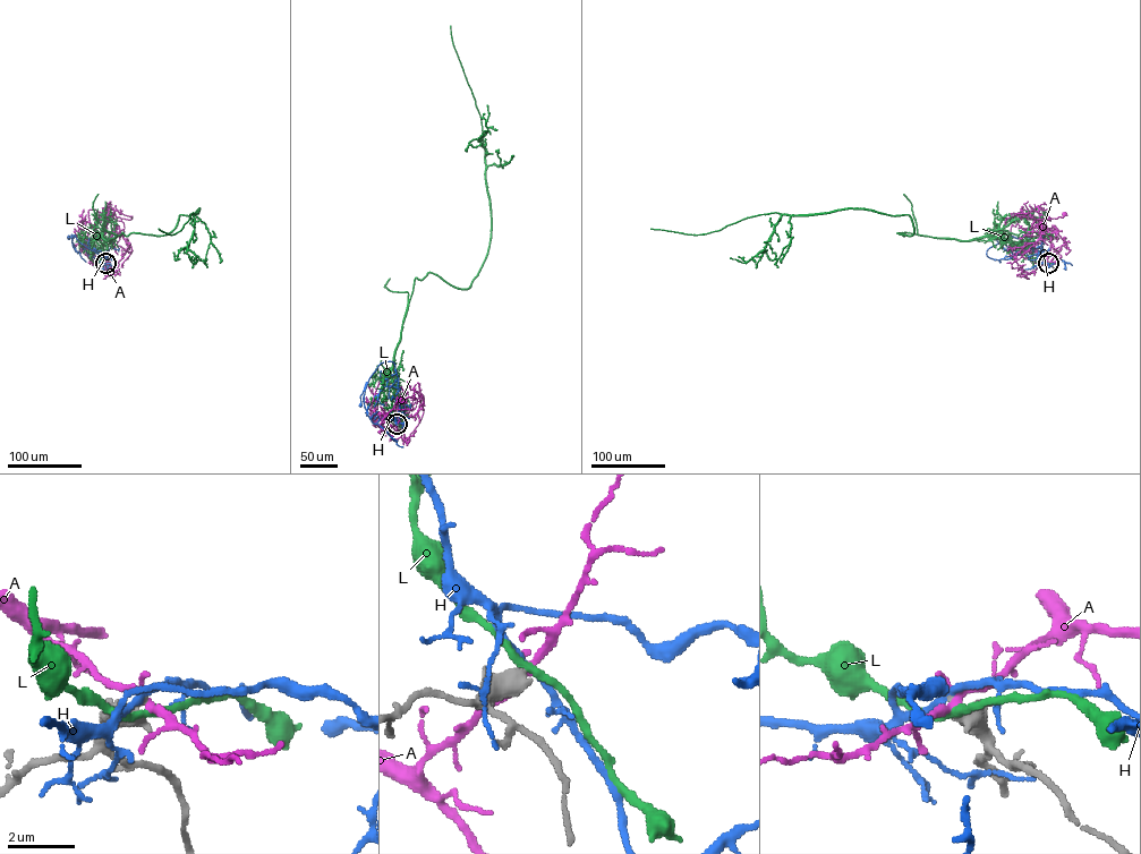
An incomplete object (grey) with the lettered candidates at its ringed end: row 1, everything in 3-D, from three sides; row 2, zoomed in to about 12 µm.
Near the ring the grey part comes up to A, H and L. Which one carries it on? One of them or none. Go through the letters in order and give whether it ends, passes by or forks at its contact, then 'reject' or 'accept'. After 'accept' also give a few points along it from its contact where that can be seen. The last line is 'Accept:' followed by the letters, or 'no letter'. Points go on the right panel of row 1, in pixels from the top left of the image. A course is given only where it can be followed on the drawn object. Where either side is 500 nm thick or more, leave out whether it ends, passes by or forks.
A: it passes by; reject
H: it passes by; reject
L: it passes by; reject
Accept: no letter

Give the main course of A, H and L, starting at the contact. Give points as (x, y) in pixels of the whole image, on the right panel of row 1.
A: (1048, 263), (1055, 255), (1050, 253), (1052, 236), (1039, 213), (1031, 211), (1015, 214), (1047, 220), (1064, 214)
H: (1048, 263), (1041, 263), (1048, 249), (1040, 252), (1007, 235), (1029, 237)
L: (1048, 264), (989, 236), (903, 236), (913, 232), (909, 215), (860, 208), (758, 214), (699, 235), (650, 229)

